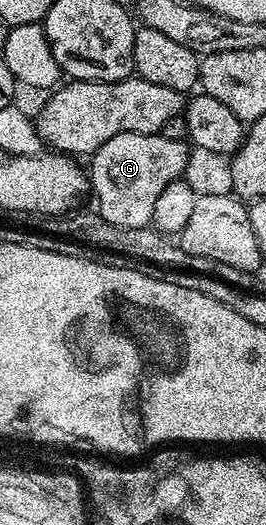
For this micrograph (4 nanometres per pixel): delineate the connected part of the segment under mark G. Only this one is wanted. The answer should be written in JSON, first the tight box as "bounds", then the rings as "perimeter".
{"bounds":[88,133,190,228],"perimeter":[[[161,133],[112,135],[89,158],[88,185],[98,200],[96,211],[116,227],[147,228],[160,191],[183,176],[190,151],[186,141],[164,139]]]}

